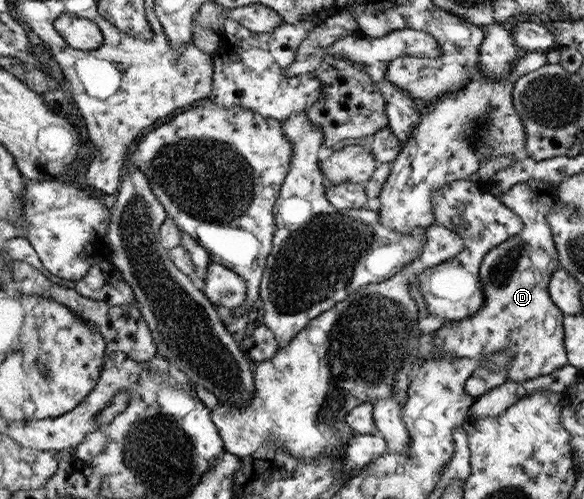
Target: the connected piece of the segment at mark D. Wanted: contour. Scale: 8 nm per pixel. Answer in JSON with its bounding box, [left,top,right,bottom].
[418,180,568,397]

